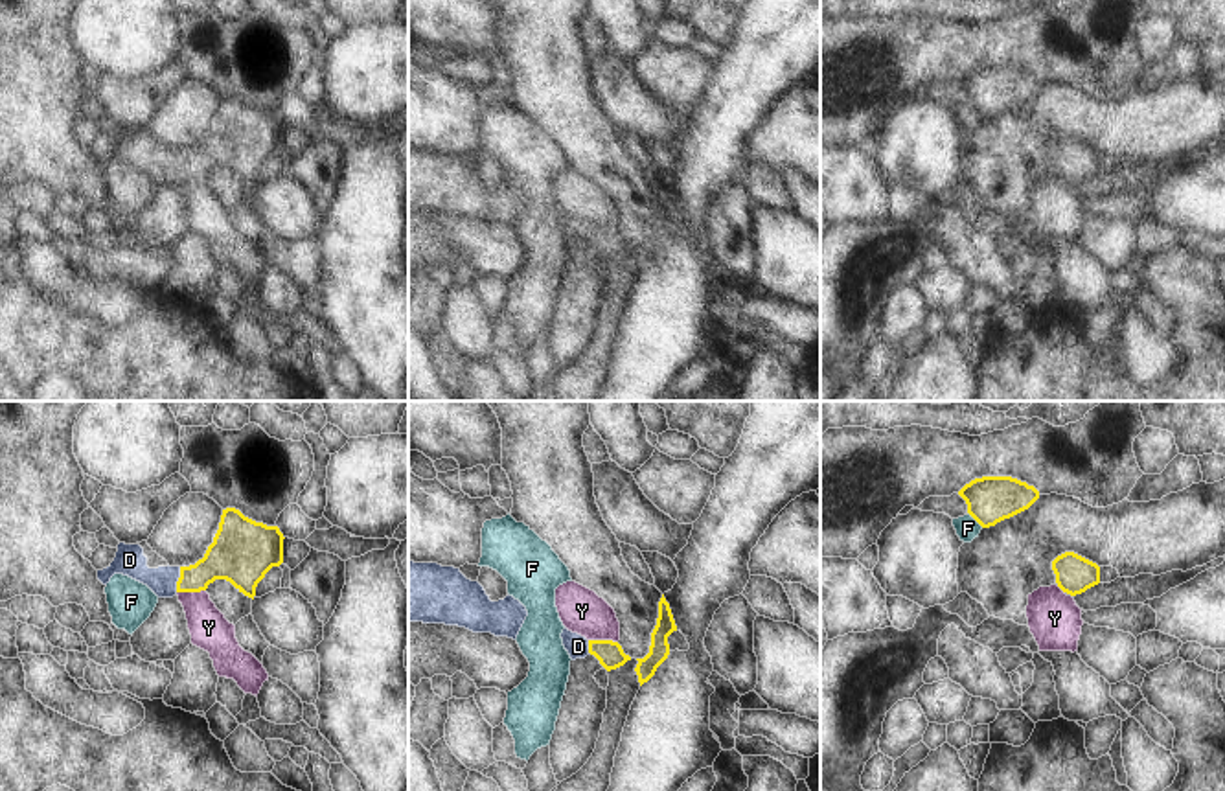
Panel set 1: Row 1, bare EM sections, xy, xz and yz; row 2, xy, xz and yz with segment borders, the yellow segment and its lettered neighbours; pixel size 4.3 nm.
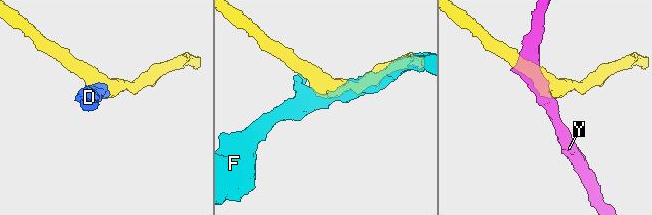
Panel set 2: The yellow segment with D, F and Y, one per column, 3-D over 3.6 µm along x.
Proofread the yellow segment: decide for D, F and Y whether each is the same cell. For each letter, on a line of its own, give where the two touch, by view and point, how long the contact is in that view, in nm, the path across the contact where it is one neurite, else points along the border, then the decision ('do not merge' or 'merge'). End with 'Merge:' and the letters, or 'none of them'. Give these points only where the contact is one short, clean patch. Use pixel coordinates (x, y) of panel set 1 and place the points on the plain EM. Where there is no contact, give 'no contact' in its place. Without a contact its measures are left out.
D: xy (179, 168) | 110 nm | across xy (230, 144), (195, 166), (179, 168), (146, 164), (129, 148) | merge
F: yz (975, 107) | 100 nm | along yz (968, 100), (983, 114) | do not merge
Y: xy (190, 179) | 130 nm | along xy (205, 177), (177, 181) | do not merge
Merge: D

